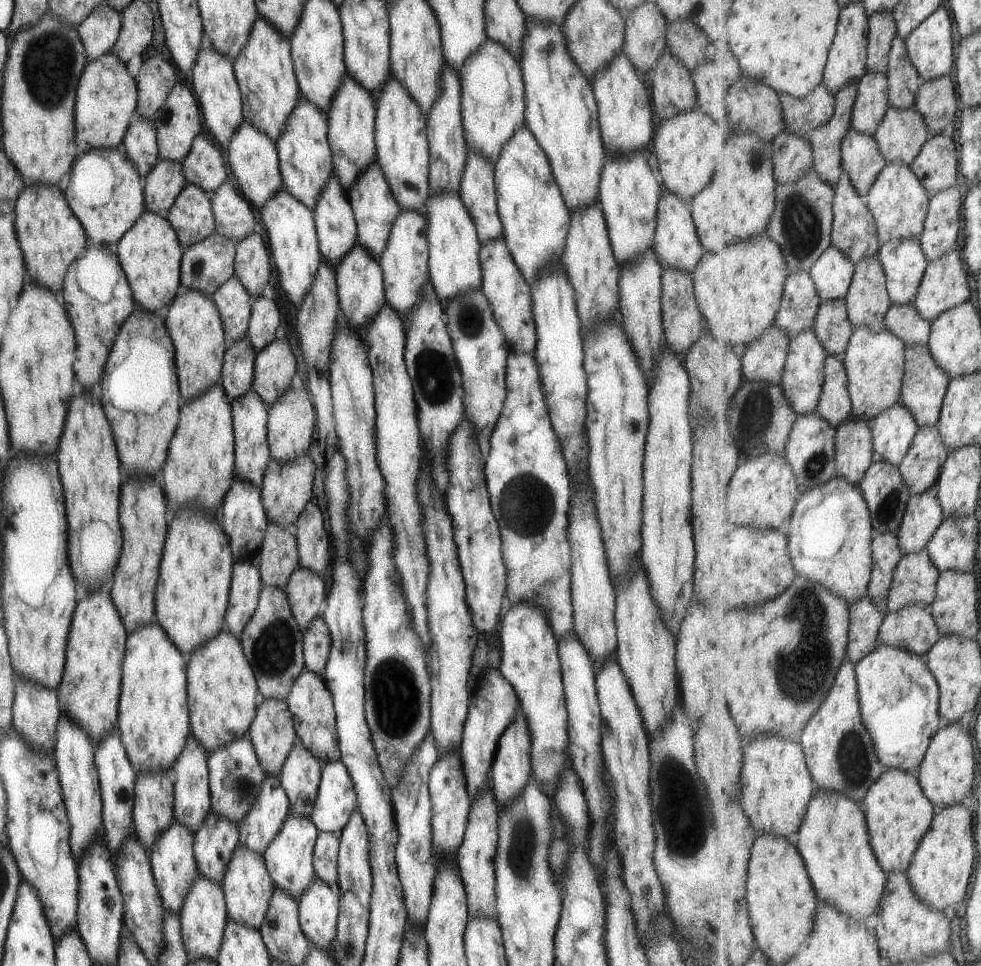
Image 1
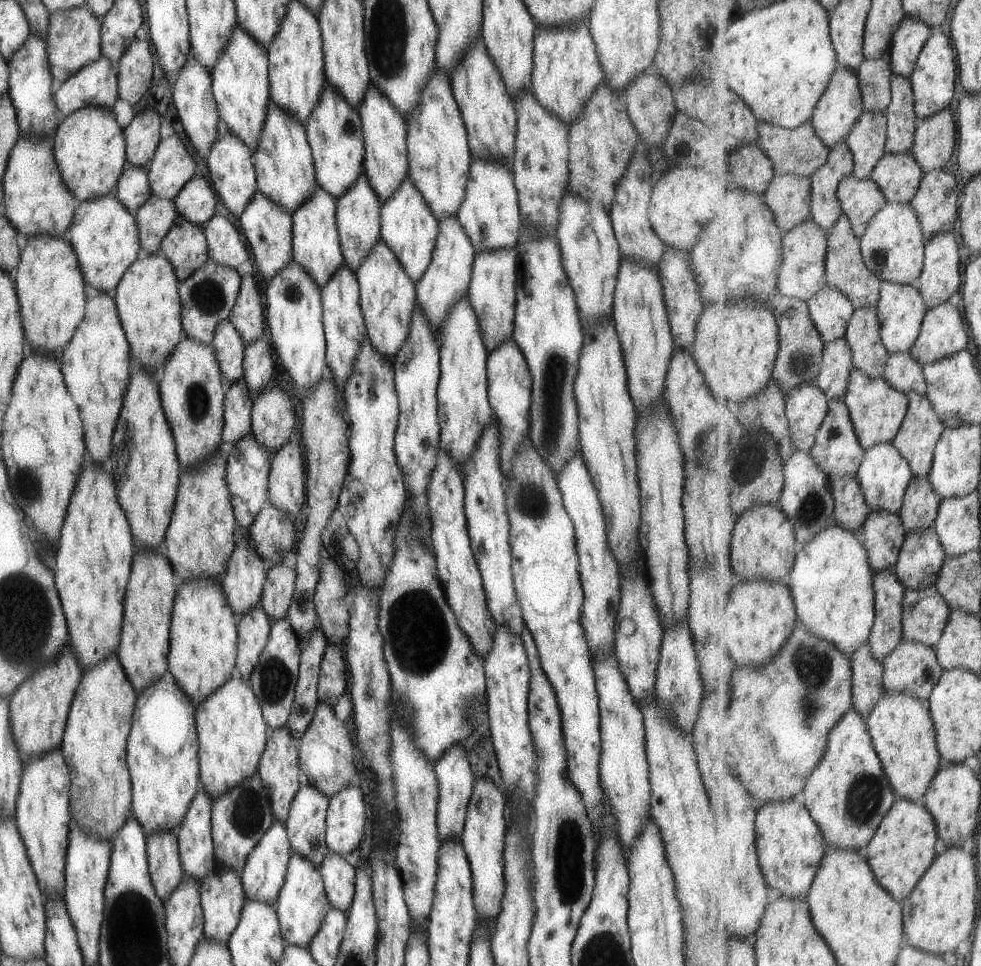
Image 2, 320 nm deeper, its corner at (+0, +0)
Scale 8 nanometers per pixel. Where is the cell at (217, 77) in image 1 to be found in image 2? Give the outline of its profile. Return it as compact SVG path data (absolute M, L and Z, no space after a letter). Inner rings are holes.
M220 125L216 141L211 146L206 160L208 167L209 180L211 180L212 189L217 192L224 206L231 212L235 218L239 218L245 205L250 201L253 193L256 191L256 174L253 164L251 164L251 152L236 136L233 136L227 130L223 130Z

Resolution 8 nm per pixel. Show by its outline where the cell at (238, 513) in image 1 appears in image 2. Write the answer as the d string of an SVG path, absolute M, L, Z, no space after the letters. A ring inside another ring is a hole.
M238 529L235 546L228 558L220 589L235 617L247 614L259 604L267 568L252 546L245 529Z

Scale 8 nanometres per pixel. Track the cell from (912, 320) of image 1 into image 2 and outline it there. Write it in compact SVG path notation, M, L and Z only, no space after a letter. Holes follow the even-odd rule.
M909 353L890 354L886 364L885 380L899 392L917 393L928 396L928 386L924 377L924 368Z

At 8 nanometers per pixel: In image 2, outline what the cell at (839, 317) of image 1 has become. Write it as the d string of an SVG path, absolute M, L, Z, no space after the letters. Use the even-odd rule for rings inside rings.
M846 338L826 343L822 372L815 384L829 401L844 400L854 369L852 350Z

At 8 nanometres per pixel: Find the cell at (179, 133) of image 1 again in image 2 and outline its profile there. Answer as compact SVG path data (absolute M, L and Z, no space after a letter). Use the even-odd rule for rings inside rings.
M175 134L160 140L146 168L151 194L173 200L193 176L193 170L195 163Z

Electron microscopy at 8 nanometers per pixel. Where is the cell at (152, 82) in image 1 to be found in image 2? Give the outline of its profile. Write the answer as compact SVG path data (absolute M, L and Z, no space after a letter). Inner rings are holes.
M153 110L136 114L124 129L125 156L129 165L147 168L159 144L159 119Z

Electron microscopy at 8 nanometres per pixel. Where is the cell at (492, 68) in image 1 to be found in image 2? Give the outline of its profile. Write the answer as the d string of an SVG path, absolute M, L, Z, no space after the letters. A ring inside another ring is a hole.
M470 158L463 202L456 212L463 232L473 245L474 254L499 249L514 249L518 243L520 214L512 181L511 164L476 161Z

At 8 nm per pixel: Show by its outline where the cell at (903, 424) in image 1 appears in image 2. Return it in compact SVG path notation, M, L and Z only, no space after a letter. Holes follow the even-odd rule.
M881 443L866 450L866 456L863 457L857 477L871 510L886 510L891 514L899 515L905 502L907 489L910 488L915 476L910 462L907 462L893 443Z

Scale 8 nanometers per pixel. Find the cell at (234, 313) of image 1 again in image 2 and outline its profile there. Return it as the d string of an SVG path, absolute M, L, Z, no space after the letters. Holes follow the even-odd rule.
M231 321L218 322L209 346L214 350L223 381L226 385L241 380L244 342Z

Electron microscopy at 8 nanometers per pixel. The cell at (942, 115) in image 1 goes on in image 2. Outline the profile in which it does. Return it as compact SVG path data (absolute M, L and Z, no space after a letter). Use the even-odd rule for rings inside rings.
M947 108L919 123L911 154L927 174L945 168L955 154L955 146L957 124L953 112Z

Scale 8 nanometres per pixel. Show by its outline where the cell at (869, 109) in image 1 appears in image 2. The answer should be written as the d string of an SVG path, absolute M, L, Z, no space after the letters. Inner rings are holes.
M864 111L858 124L854 126L854 130L846 143L850 146L854 154L854 175L860 180L869 179L879 161L886 156L886 142L888 137L888 118L883 113L875 113L874 111Z

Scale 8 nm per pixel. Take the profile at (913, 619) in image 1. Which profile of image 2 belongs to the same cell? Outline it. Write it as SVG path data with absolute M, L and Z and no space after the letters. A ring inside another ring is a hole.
M903 640L902 643L888 655L884 665L884 688L889 693L909 693L920 701L929 702L931 693L940 683L945 669L938 661L936 649L923 643Z

